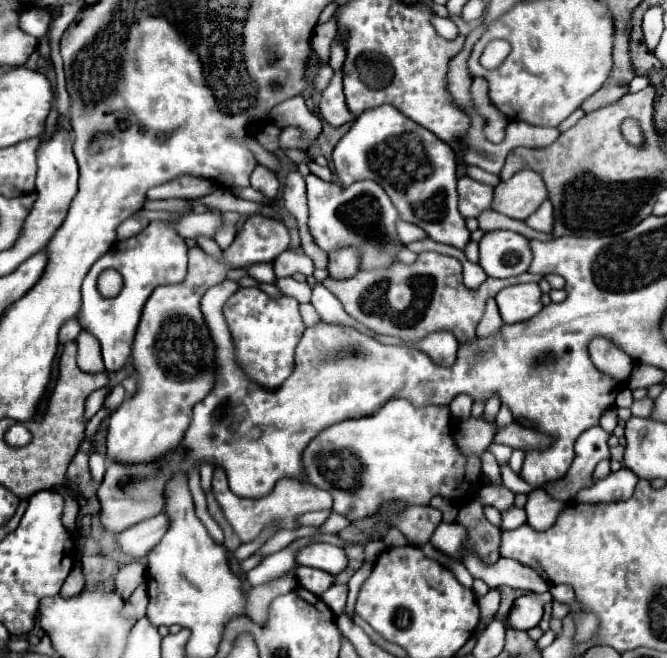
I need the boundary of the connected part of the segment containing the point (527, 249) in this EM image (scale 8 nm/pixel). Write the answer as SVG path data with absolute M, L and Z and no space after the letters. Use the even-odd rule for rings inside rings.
M493 230L479 242L479 264L493 278L509 278L527 272L531 264L531 240L509 230Z

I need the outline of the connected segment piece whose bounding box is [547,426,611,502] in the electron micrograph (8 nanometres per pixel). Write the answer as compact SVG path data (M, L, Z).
M593 426L593 428L585 430L577 438L575 460L573 460L567 476L563 480L557 480L553 486L549 486L547 492L557 500L571 502L573 496L577 494L577 490L591 486L589 478L591 478L595 466L601 460L611 460L611 452L607 446L609 436L611 434L605 432L601 426Z

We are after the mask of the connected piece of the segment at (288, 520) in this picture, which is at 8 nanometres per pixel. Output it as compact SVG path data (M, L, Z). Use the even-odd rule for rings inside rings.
M215 468L215 474L213 474L213 494L227 518L227 522L231 524L231 528L235 530L235 534L241 538L241 542L253 542L267 526L275 526L277 530L293 530L297 528L297 518L305 512L315 512L315 510L329 510L333 506L333 498L309 484L309 482L297 482L297 480L289 480L289 478L283 478L281 482L277 482L273 490L269 495L261 499L246 499L235 496L231 490L229 490L229 484L227 484L227 478L225 478L225 470L221 468Z

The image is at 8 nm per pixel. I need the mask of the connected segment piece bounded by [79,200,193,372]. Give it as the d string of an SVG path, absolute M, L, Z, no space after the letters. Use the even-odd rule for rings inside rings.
M185 200L187 206L183 210L177 210L177 212L171 212L171 218L169 220L153 220L149 222L149 226L139 232L137 236L129 238L129 240L123 240L123 242L117 242L105 256L101 256L89 270L89 274L85 276L83 280L83 288L81 288L81 294L83 294L83 306L81 306L81 312L79 312L79 324L83 330L91 332L99 342L101 342L101 350L103 350L103 362L105 362L105 370L107 372L117 372L125 366L125 362L129 360L131 356L131 348L133 348L133 336L135 336L135 330L137 330L137 324L139 324L139 316L141 316L141 310L143 310L143 304L147 302L147 298L151 296L151 292L161 286L161 284L177 284L185 278L187 274L187 244L185 240L177 234L175 230L175 222L181 220L183 216L191 214L191 206L189 202L193 200ZM105 268L115 268L117 272L121 272L123 276L123 290L115 296L115 298L103 298L99 292L97 292L97 276L105 270Z

